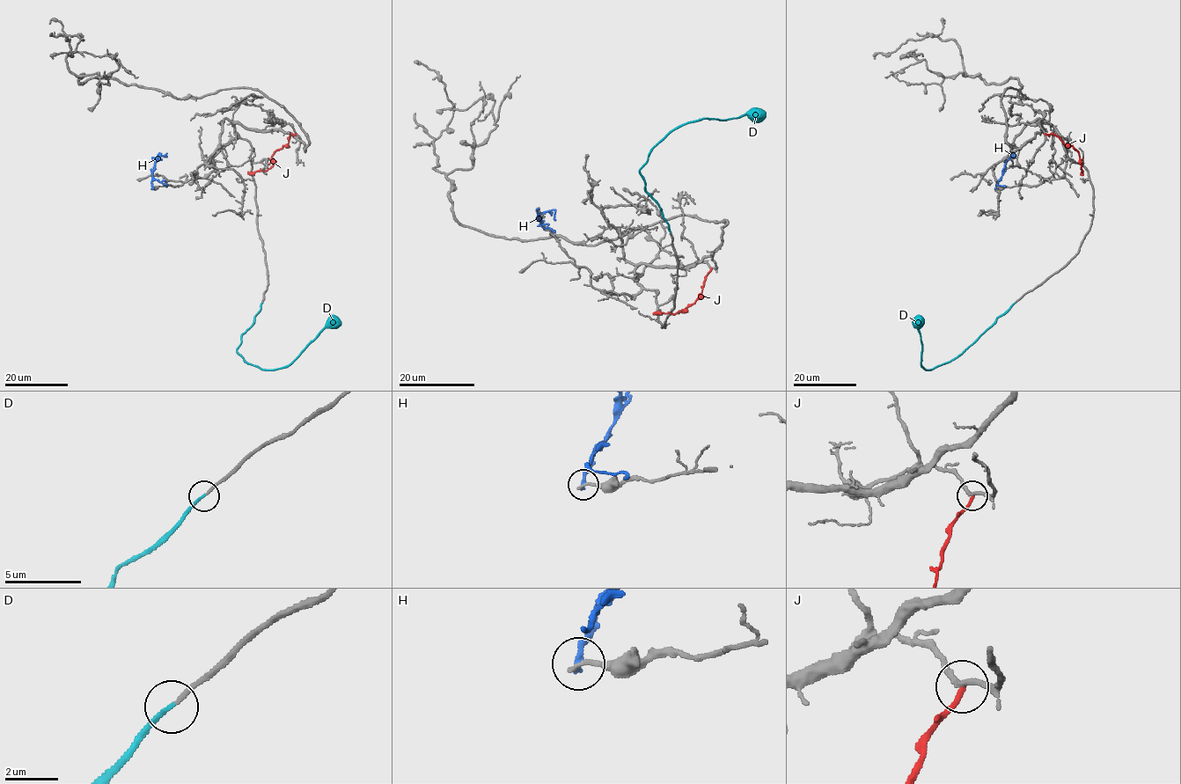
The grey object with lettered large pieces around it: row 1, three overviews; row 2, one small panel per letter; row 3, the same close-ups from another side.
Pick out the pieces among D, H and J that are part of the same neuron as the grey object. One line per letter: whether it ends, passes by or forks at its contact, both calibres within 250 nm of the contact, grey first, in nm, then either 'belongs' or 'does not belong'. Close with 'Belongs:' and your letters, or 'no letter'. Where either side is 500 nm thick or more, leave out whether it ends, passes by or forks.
D: it ends; calibres 190 and 190 nm; belongs
H: it ends; calibres 200 and 280 nm; does not belong
J: it ends; calibres 200 and 200 nm; does not belong
Belongs: D

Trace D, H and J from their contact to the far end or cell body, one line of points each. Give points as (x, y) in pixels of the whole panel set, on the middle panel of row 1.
D: (671, 231), (661, 208), (646, 192), (639, 170), (652, 149), (685, 124), (746, 113), (754, 120), (764, 117)
H: (538, 208), (540, 223), (554, 232)
J: (711, 268), (702, 292), (683, 311), (652, 314)

